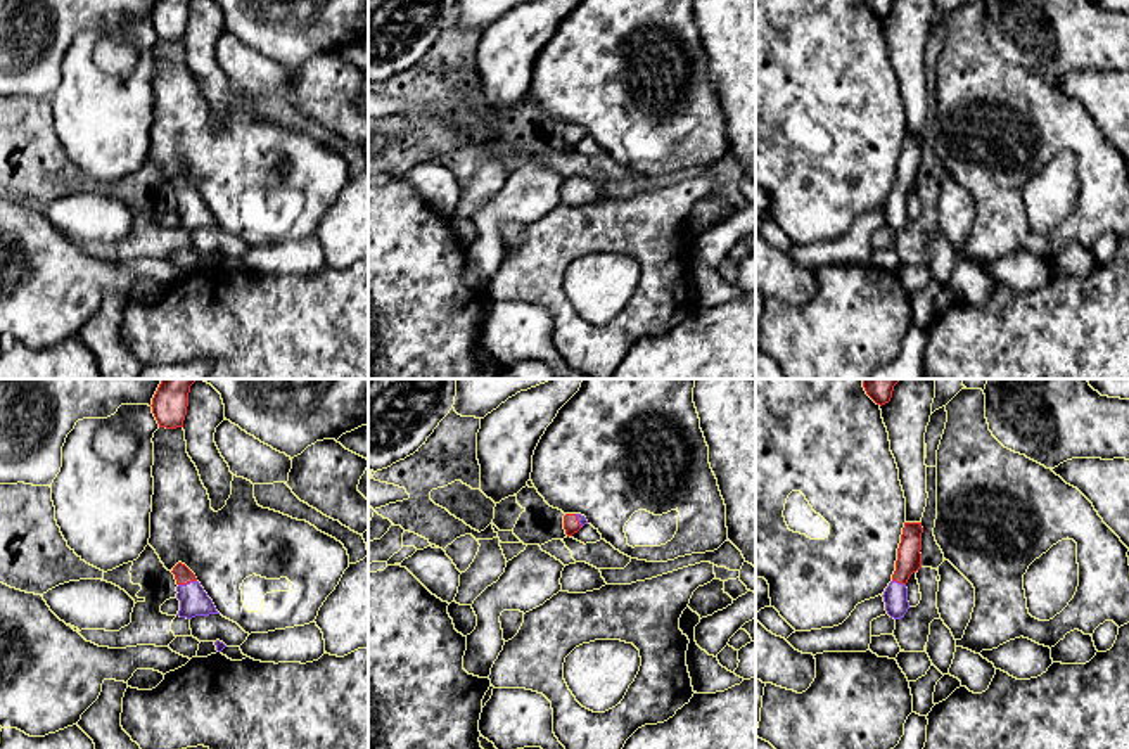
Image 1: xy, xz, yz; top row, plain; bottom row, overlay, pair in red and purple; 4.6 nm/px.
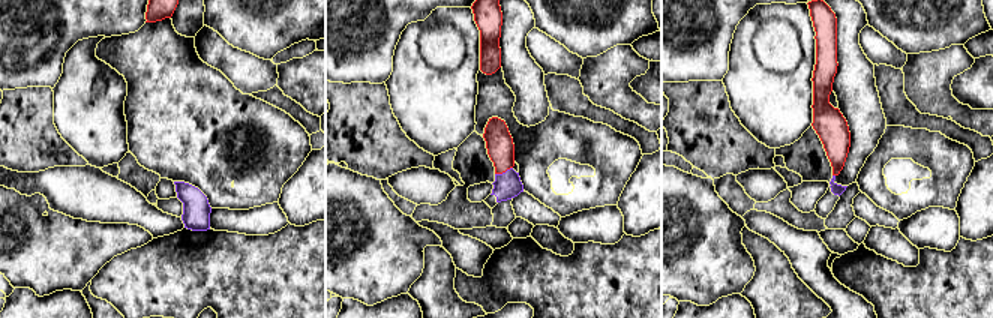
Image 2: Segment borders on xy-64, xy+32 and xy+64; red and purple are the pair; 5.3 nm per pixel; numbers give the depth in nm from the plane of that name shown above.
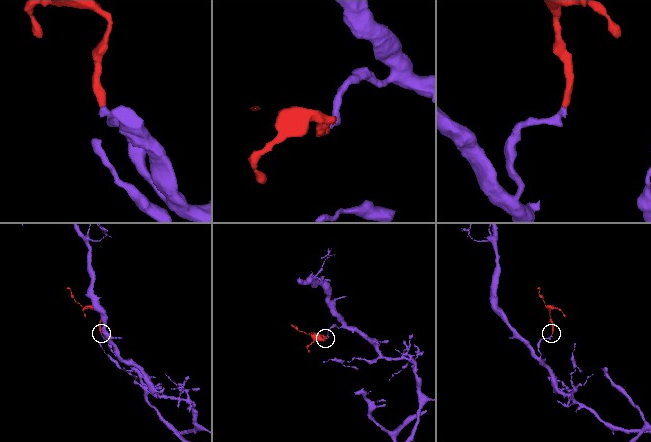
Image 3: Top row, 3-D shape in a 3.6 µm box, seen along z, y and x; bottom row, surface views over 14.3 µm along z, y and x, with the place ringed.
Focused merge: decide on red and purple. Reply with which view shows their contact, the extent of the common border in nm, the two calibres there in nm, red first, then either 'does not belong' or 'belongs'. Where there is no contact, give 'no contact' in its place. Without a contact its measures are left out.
meets red in xy; contact 90 nm long; 80 nm thick on the red side, 140 nm on the other; belongs

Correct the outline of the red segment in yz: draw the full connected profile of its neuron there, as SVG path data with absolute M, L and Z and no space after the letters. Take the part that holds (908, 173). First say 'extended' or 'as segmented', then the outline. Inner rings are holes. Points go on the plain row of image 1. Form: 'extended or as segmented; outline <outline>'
extended; outline M904 135L897 161L896 183L883 204L885 223L890 230L901 232L909 221L906 195L922 180L922 135Z

